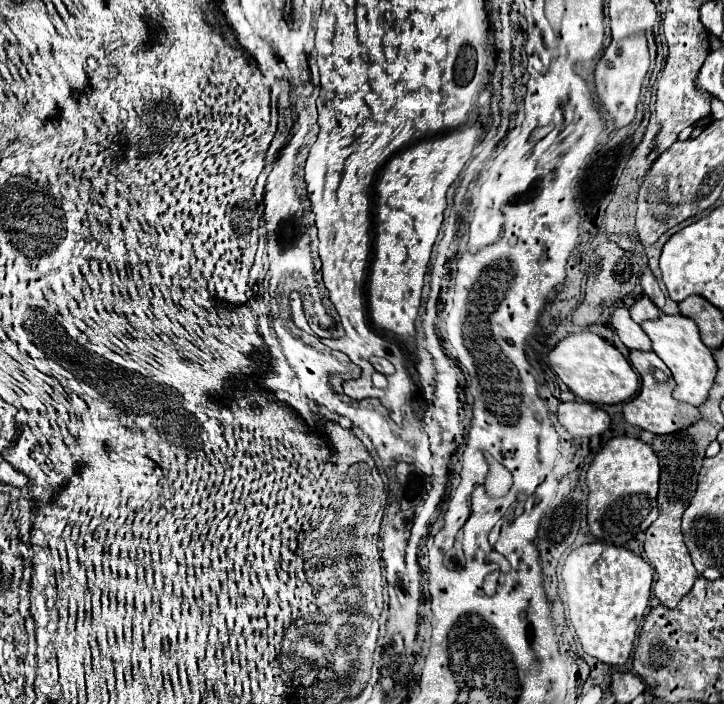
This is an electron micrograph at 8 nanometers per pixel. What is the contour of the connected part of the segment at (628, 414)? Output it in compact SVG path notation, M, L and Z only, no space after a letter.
M629 350L629 362L633 364L633 368L637 370L637 374L641 376L641 390L639 396L633 398L631 402L623 404L623 416L629 424L639 426L643 430L649 430L653 434L671 434L677 430L687 428L689 424L697 422L701 418L699 410L693 408L691 404L685 402L677 402L671 392L675 388L673 376L669 372L669 368L661 362L661 358L655 352L643 352L643 350Z

